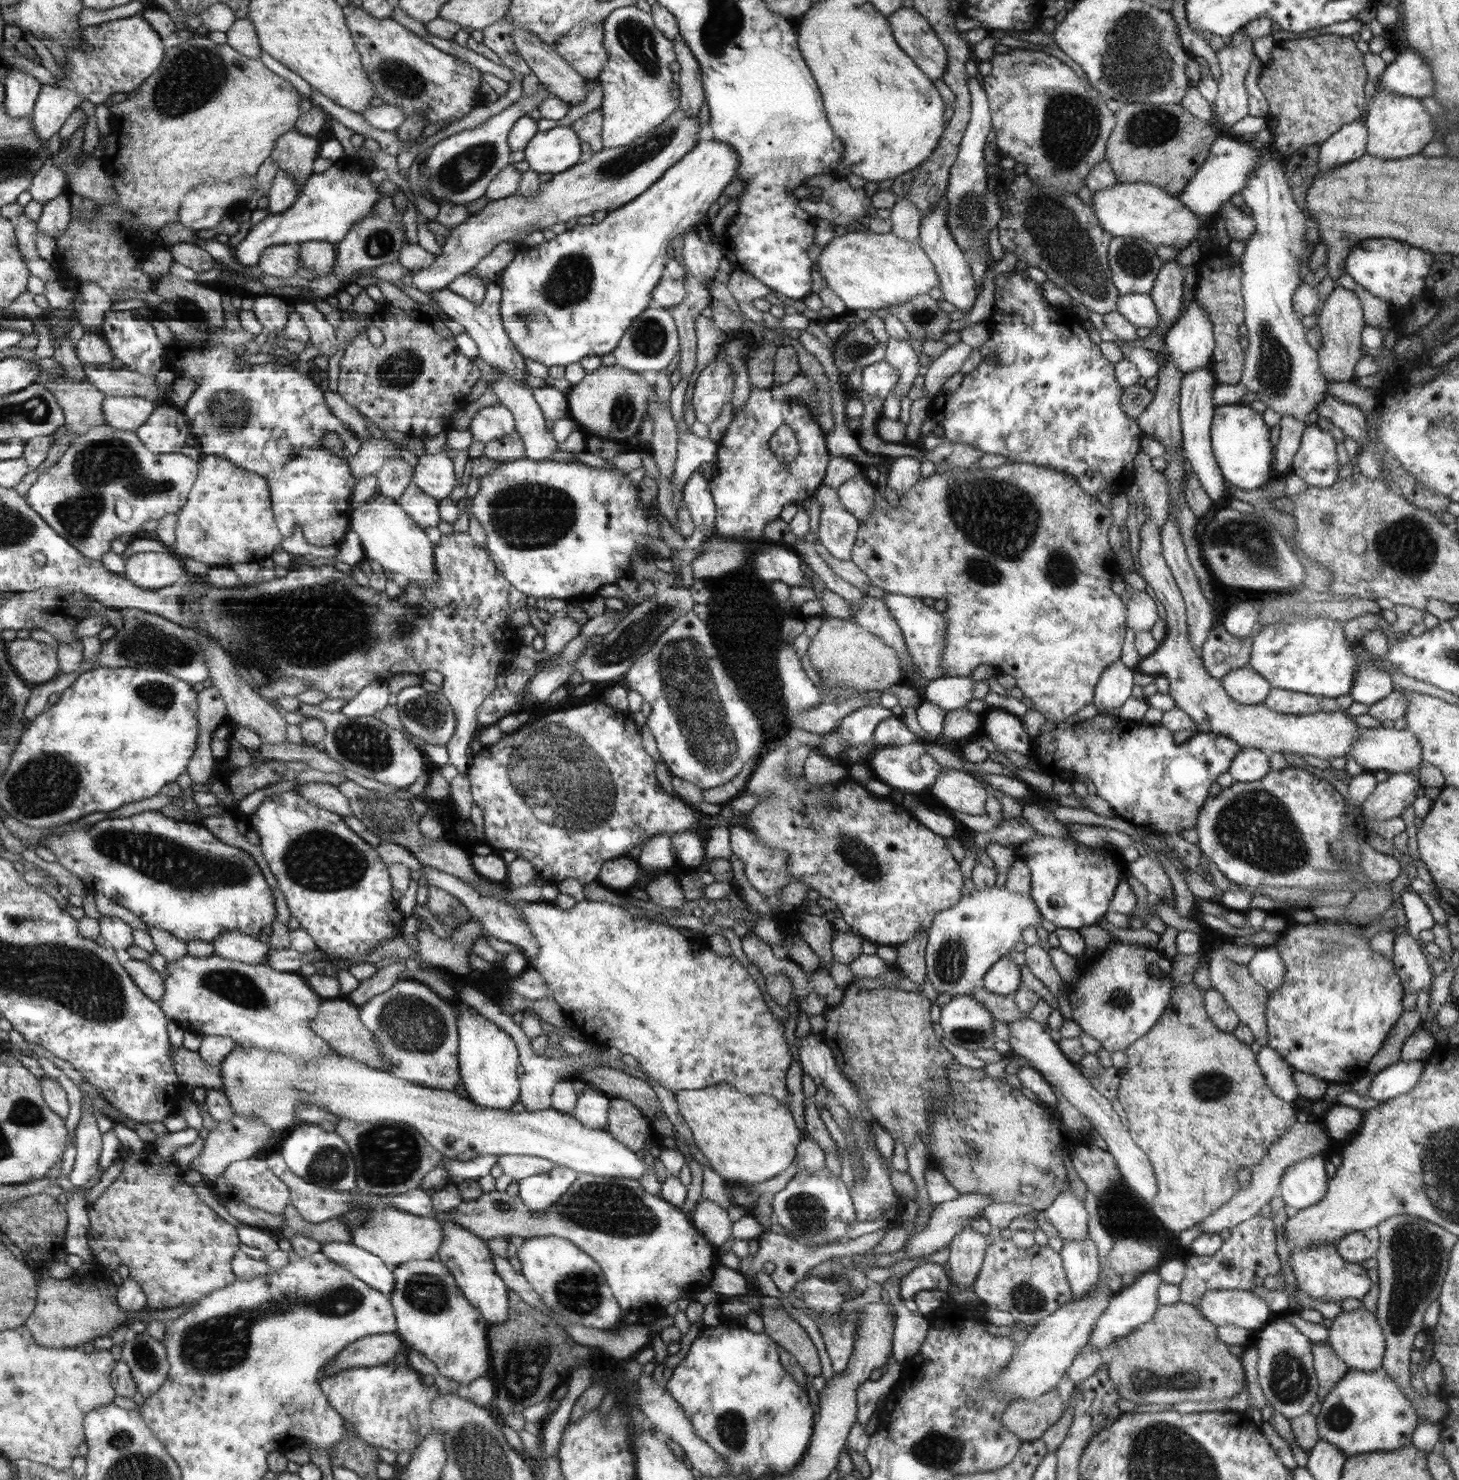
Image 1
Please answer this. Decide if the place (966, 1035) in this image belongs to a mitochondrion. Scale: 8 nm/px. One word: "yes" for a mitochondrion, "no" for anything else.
yes

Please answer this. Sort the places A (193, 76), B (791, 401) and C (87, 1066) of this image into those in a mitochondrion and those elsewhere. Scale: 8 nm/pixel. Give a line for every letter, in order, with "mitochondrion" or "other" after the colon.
A: mitochondrion
B: other
C: other

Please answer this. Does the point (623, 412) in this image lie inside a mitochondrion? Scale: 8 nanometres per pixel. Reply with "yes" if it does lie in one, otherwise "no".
yes

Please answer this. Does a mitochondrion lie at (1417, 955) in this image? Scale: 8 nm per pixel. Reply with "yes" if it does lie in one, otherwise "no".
no

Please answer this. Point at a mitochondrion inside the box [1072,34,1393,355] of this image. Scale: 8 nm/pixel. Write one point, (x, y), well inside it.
(1146, 127)

